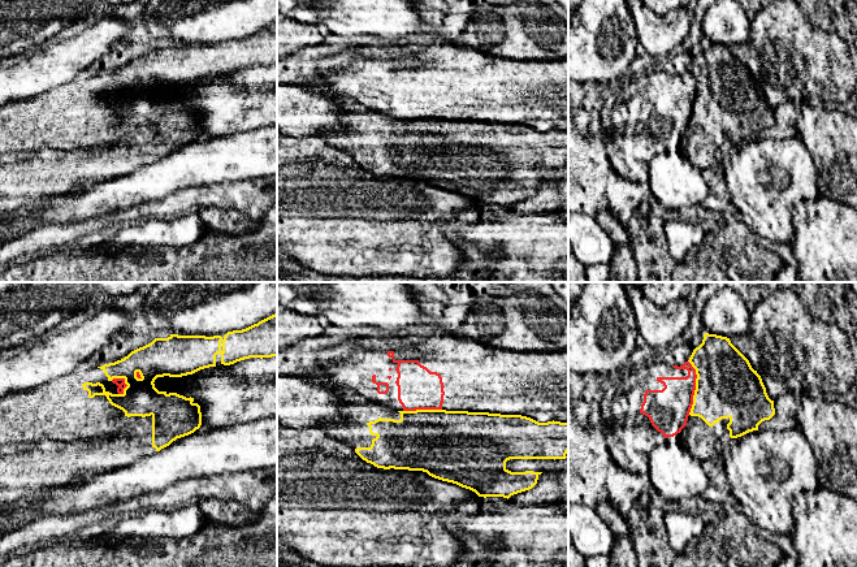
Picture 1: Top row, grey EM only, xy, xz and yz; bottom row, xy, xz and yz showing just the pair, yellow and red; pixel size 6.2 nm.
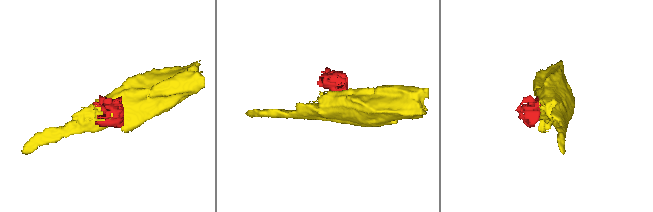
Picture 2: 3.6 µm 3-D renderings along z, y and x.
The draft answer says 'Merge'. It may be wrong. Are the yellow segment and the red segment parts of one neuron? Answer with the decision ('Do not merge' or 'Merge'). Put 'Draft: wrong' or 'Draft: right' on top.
Draft: wrong
Do not merge

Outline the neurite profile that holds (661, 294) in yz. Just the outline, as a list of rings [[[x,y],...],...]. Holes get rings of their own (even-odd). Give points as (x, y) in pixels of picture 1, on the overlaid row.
[[[645,282],[640,289],[645,299],[665,307],[681,298],[692,298],[707,282]]]

